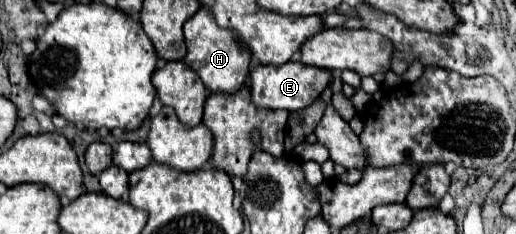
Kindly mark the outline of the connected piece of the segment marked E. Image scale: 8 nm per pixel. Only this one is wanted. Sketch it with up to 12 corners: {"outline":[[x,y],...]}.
{"outline":[[255,66],[251,98],[261,108],[307,108],[333,80],[329,70]]}

